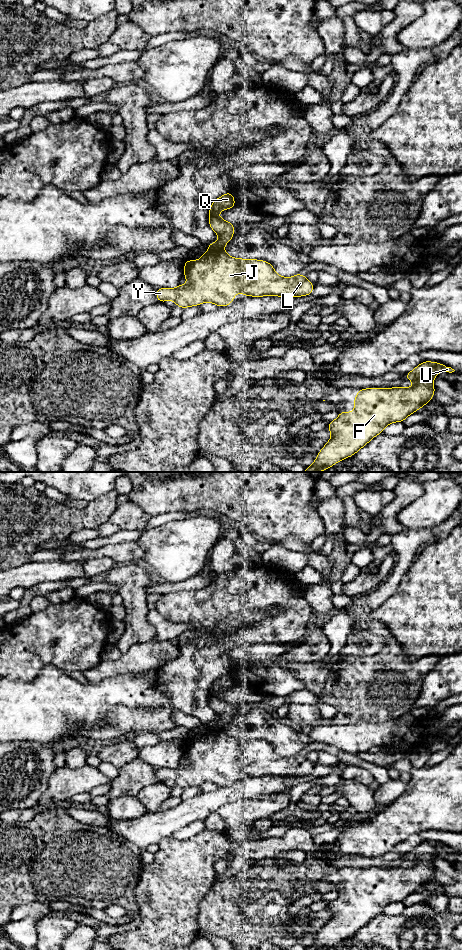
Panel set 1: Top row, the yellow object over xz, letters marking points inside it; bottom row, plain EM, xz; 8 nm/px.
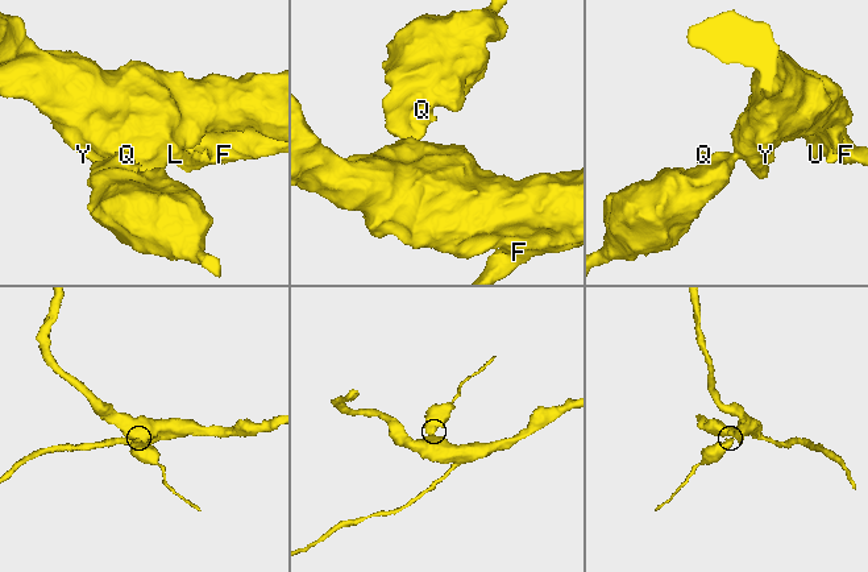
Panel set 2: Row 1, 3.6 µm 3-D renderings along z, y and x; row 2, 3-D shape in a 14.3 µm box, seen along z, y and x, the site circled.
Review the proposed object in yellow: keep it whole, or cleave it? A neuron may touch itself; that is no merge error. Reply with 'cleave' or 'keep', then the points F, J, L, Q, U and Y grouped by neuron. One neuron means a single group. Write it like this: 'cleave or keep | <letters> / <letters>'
cleave | F J L U Y / Q

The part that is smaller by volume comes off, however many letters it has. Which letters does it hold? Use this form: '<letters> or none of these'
Q

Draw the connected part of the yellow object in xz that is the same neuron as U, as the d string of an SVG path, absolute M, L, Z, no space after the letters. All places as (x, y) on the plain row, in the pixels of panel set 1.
M424 841L411 852L405 854L405 859L414 861L411 868L367 868L358 869L354 892L339 892L336 900L328 903L327 909L331 911L331 919L319 931L314 943L305 950L327 950L339 941L349 938L370 922L376 915L383 913L384 908L395 902L403 902L410 894L416 893L419 888L432 880L435 867L433 859L439 852L452 853L455 850L441 843Z

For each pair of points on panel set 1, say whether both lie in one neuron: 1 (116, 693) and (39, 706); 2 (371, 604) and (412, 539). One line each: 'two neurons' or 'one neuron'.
1: one neuron
2: one neuron

